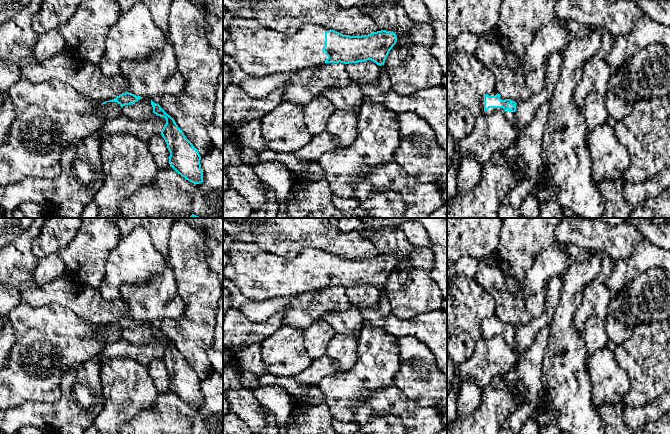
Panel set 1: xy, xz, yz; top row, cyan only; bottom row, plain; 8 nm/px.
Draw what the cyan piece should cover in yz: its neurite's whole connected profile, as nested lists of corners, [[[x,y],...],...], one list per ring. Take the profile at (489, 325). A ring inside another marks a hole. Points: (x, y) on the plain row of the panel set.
[[[496,315],[484,318],[480,323],[481,339],[487,340],[493,336],[500,335],[504,338],[506,344],[517,349],[516,326],[511,323],[505,323]]]

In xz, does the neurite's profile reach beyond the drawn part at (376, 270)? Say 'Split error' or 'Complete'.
Split error

